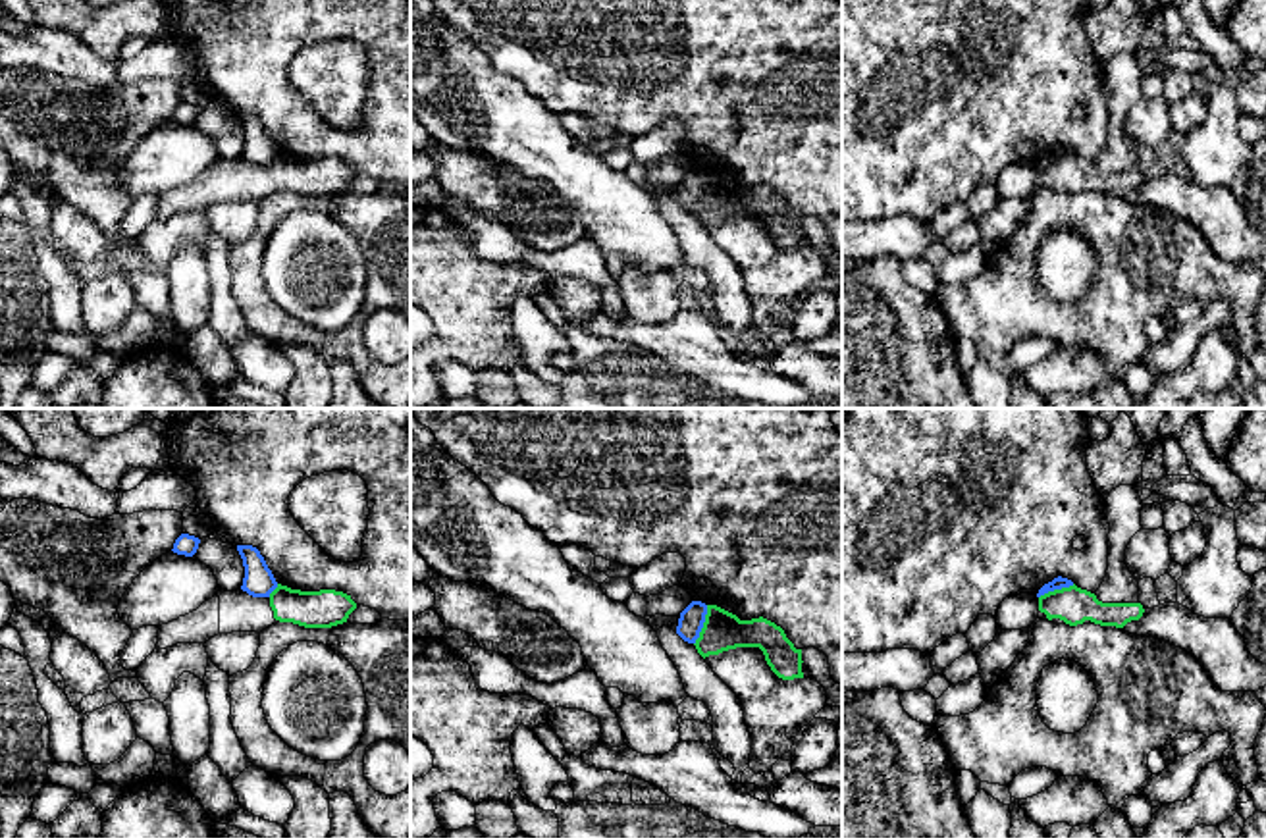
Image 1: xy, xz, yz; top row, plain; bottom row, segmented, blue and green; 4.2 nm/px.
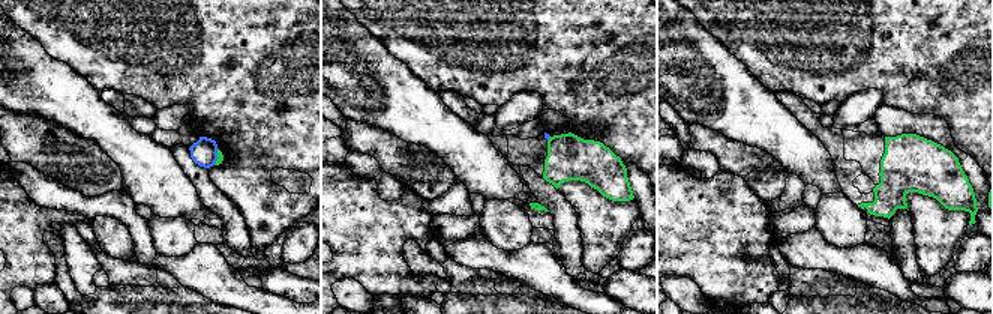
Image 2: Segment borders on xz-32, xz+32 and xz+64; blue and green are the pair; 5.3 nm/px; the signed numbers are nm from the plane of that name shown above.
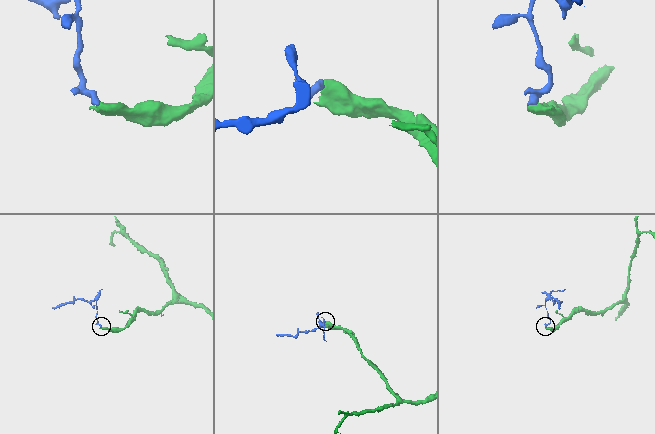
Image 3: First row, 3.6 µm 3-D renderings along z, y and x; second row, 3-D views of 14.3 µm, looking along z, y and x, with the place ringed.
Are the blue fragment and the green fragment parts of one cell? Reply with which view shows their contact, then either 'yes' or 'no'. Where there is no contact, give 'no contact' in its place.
meets blue in xz; no

